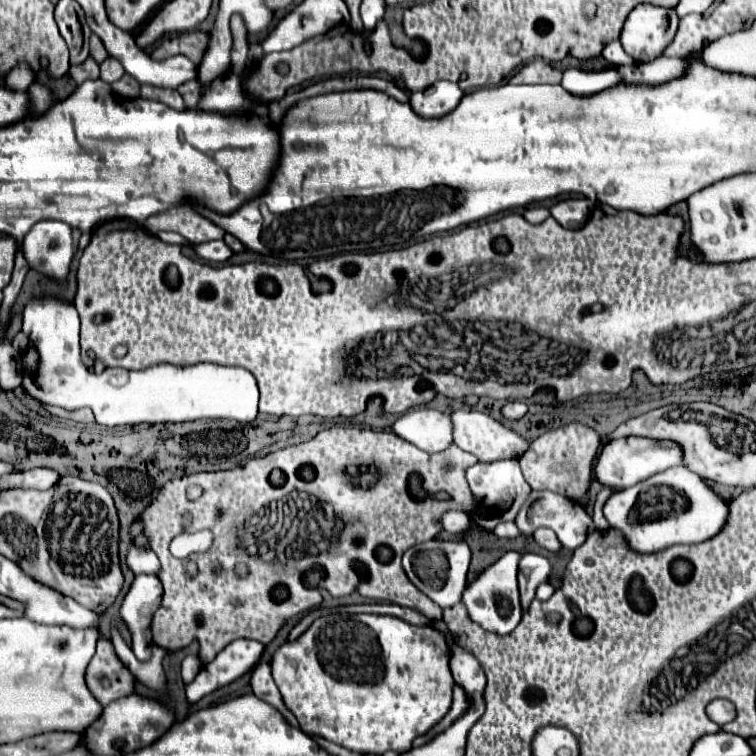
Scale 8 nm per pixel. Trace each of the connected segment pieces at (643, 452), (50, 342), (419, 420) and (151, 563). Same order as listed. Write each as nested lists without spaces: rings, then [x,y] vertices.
[[[624,437],[624,439],[610,441],[602,449],[602,453],[592,469],[592,479],[606,487],[620,491],[624,487],[632,487],[632,485],[644,481],[646,477],[652,477],[652,475],[656,475],[668,467],[674,467],[674,465],[682,465],[682,451],[678,449],[676,443],[642,439],[642,437]]]
[[[32,297],[24,309],[22,329],[40,353],[38,375],[24,375],[22,387],[38,401],[58,405],[66,411],[90,407],[98,425],[156,425],[198,419],[232,419],[252,423],[258,415],[258,385],[254,375],[242,367],[222,367],[216,363],[180,367],[172,363],[158,363],[144,371],[106,368],[103,375],[88,371],[80,361],[78,311],[74,303],[64,299]]]
[[[434,409],[408,411],[392,425],[392,431],[426,453],[442,453],[454,443],[450,415]]]
[[[130,545],[128,555],[126,555],[126,563],[128,563],[128,569],[134,575],[140,575],[140,573],[158,573],[158,569],[160,569],[158,557],[150,549],[140,549],[136,545]]]

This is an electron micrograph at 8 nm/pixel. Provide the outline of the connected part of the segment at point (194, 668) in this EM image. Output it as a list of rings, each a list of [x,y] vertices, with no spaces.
[[[188,655],[182,661],[182,679],[184,679],[184,683],[190,683],[196,677],[198,671],[200,671],[200,659],[194,657],[194,655]]]

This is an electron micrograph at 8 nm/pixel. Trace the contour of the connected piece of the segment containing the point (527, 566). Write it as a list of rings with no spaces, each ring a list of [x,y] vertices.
[[[522,553],[520,565],[518,565],[518,585],[520,585],[520,601],[524,611],[534,599],[536,587],[540,583],[546,583],[550,573],[552,573],[552,565],[546,557],[536,553]]]

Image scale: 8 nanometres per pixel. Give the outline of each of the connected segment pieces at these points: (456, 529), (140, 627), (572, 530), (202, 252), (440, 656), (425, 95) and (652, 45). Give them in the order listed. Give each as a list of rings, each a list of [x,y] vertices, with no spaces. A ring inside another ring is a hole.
[[[446,511],[440,521],[442,521],[442,527],[450,533],[464,533],[470,527],[470,515],[462,511]]]
[[[140,575],[132,581],[126,593],[126,607],[122,607],[122,619],[132,631],[132,651],[138,661],[148,661],[152,655],[150,619],[162,601],[162,583],[156,575]]]
[[[532,491],[528,501],[524,503],[524,507],[520,509],[518,517],[516,517],[516,525],[524,535],[532,535],[538,527],[552,527],[560,539],[560,543],[566,549],[576,549],[578,545],[582,545],[588,537],[588,531],[594,529],[594,521],[592,517],[584,511],[582,505],[570,501],[564,495],[556,495],[552,491]]]
[[[208,241],[202,245],[194,245],[194,249],[202,259],[208,259],[208,261],[222,263],[222,261],[228,261],[232,257],[232,251],[224,241]]]
[[[332,613],[332,615],[324,615],[318,617],[308,631],[304,631],[296,641],[292,643],[284,643],[274,655],[272,655],[272,675],[274,681],[282,693],[282,699],[286,703],[286,707],[296,715],[300,729],[306,735],[316,735],[316,737],[324,737],[336,745],[346,747],[348,751],[360,753],[360,755],[382,755],[386,751],[398,751],[398,753],[406,753],[412,749],[412,741],[418,735],[424,735],[430,727],[434,727],[450,709],[452,703],[452,687],[454,687],[454,679],[448,667],[448,645],[444,641],[444,637],[434,629],[434,627],[416,627],[410,625],[402,619],[396,619],[392,615],[368,615],[368,613]]]
[[[438,81],[426,91],[412,93],[410,105],[420,117],[444,117],[452,109],[456,109],[462,97],[464,93],[456,83]]]
[[[638,5],[626,19],[620,33],[624,51],[636,61],[652,61],[662,55],[678,29],[674,9],[656,5]]]

